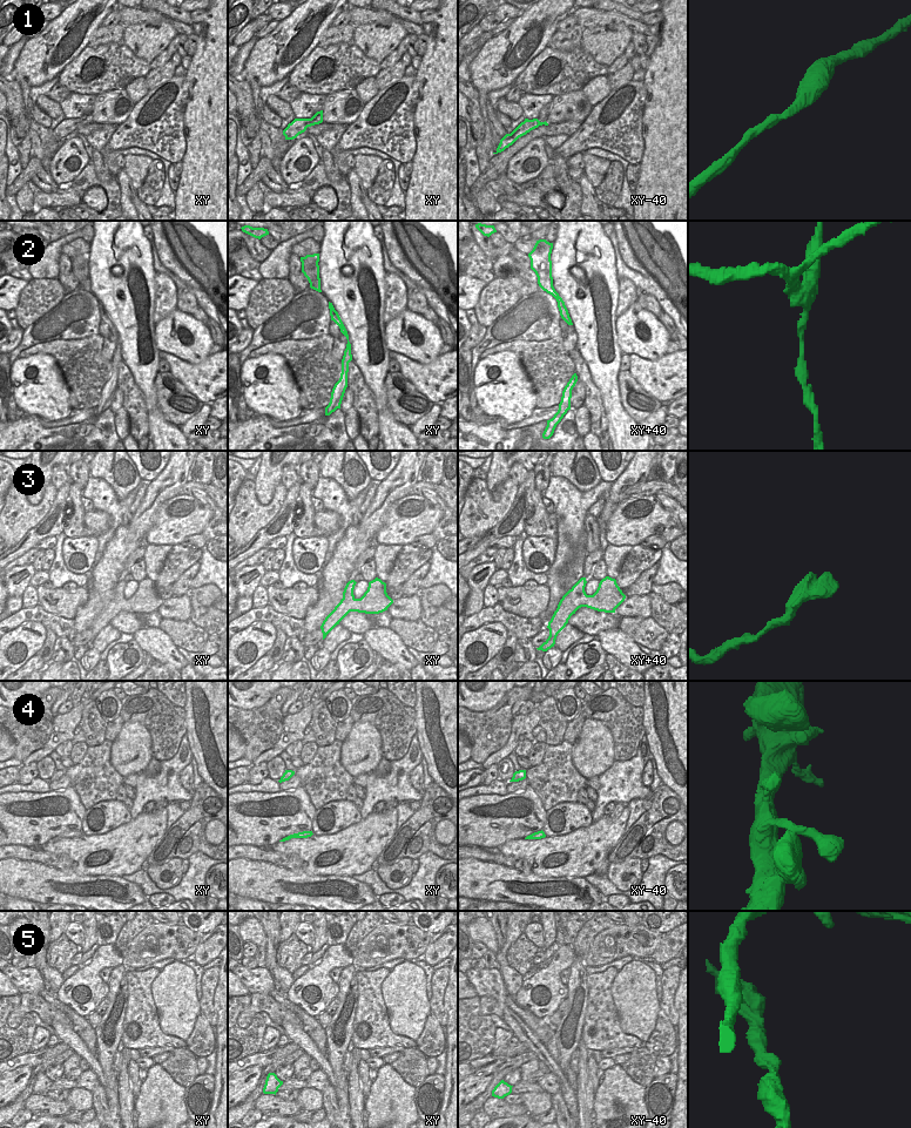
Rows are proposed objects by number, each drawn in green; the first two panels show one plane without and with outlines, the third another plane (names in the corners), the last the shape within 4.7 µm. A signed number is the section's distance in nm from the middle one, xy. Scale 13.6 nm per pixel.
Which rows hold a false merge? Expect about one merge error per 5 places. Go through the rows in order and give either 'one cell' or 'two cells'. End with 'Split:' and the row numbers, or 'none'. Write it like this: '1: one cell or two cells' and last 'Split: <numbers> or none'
1: one cell
2: two cells
3: one cell
4: one cell
5: one cell
Split: 2

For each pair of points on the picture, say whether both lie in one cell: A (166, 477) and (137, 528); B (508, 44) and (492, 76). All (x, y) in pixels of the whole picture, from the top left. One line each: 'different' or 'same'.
A: same
B: same

